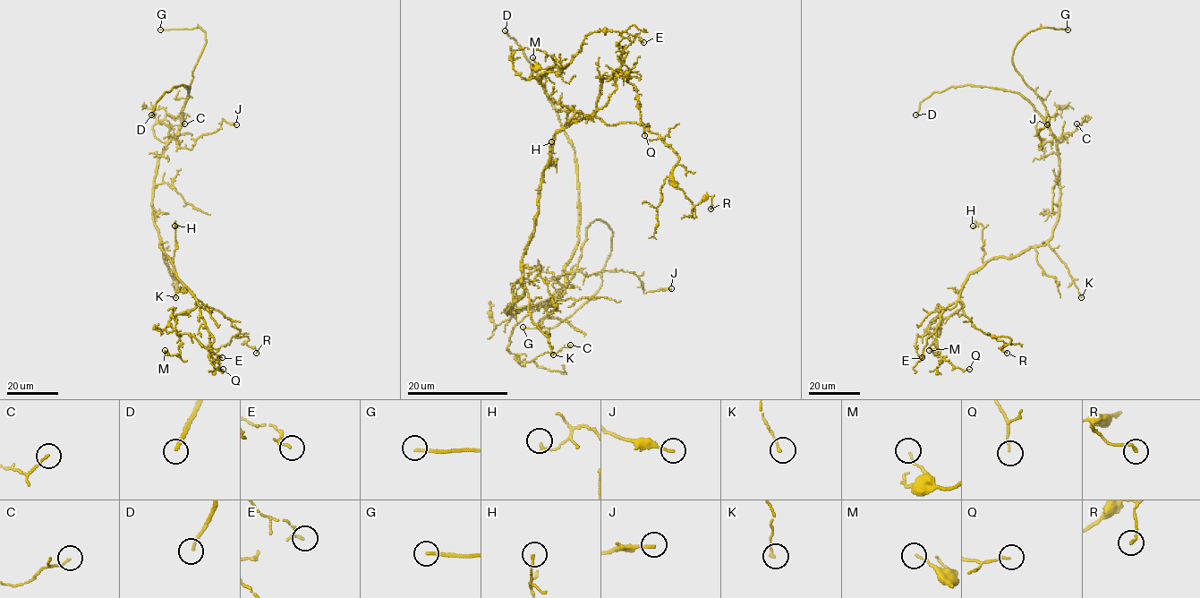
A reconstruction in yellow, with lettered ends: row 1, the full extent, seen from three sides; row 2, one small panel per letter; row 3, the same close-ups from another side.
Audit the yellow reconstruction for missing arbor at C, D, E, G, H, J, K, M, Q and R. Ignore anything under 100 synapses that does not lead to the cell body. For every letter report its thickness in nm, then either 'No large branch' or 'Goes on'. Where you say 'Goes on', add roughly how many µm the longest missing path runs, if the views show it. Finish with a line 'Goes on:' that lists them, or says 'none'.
C: Thickness 110 nm. No large branch
D: Thickness 170 nm. Goes on. Missing length about 350 µm
E: Thickness 180 nm. No large branch
G: Thickness 190 nm. Goes on. Missing length about 30 µm
H: Thickness 130 nm. No large branch
J: Thickness 140 nm. No large branch
K: Thickness 140 nm. No large branch
M: Thickness 110 nm. No large branch
Q: Thickness 110 nm. No large branch
R: Thickness 140 nm. No large branch
Goes on: D, G

